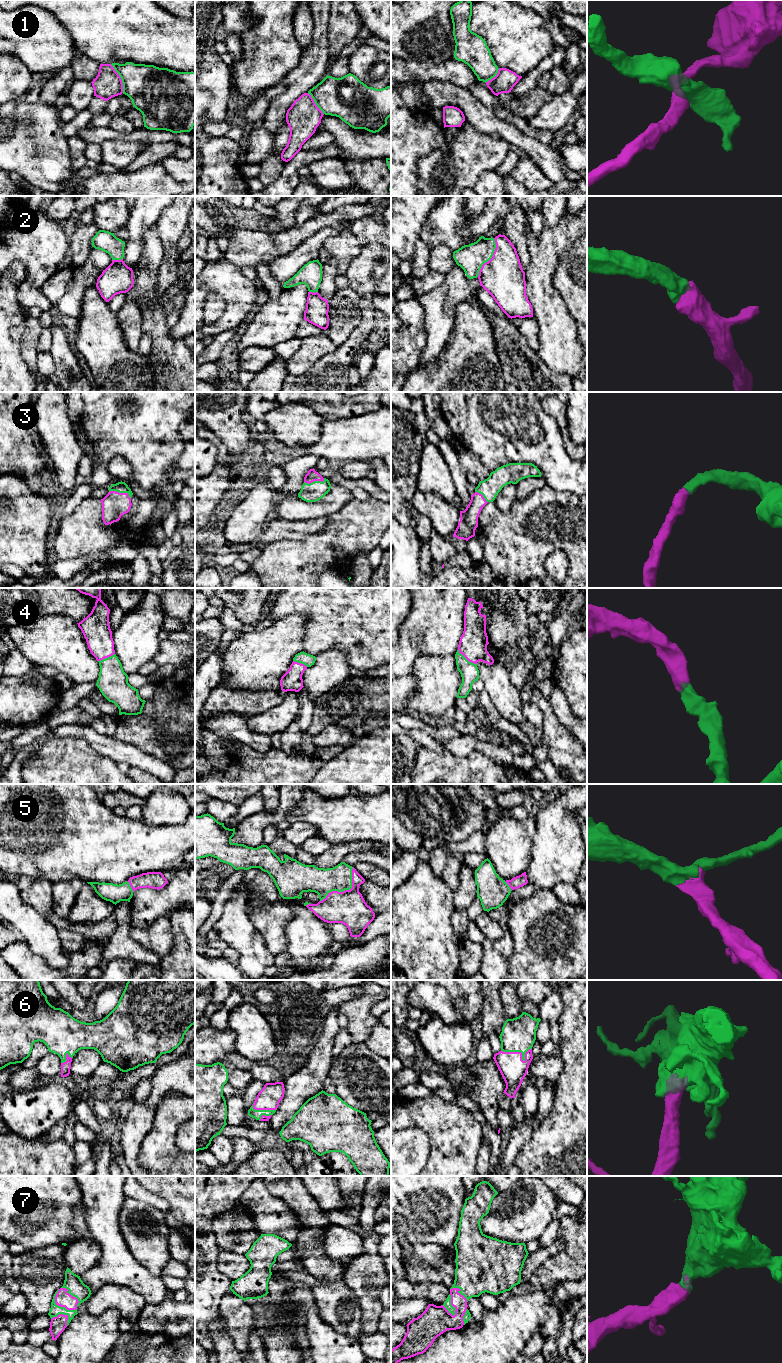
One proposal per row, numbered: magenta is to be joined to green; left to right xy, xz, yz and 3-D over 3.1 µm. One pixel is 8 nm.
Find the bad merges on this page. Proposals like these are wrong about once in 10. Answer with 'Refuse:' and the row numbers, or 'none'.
Refuse: 1

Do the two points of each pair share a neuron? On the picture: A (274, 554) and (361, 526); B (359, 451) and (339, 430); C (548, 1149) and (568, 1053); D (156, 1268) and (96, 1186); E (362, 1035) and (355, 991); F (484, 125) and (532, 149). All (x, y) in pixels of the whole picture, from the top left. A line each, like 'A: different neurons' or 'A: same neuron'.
A: same neuron
B: same neuron
C: same neuron
D: different neurons
E: different neurons
F: same neuron

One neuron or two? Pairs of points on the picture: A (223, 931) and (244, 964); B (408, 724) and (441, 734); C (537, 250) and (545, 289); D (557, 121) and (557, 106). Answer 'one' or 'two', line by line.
A: one
B: one
C: one
D: one

